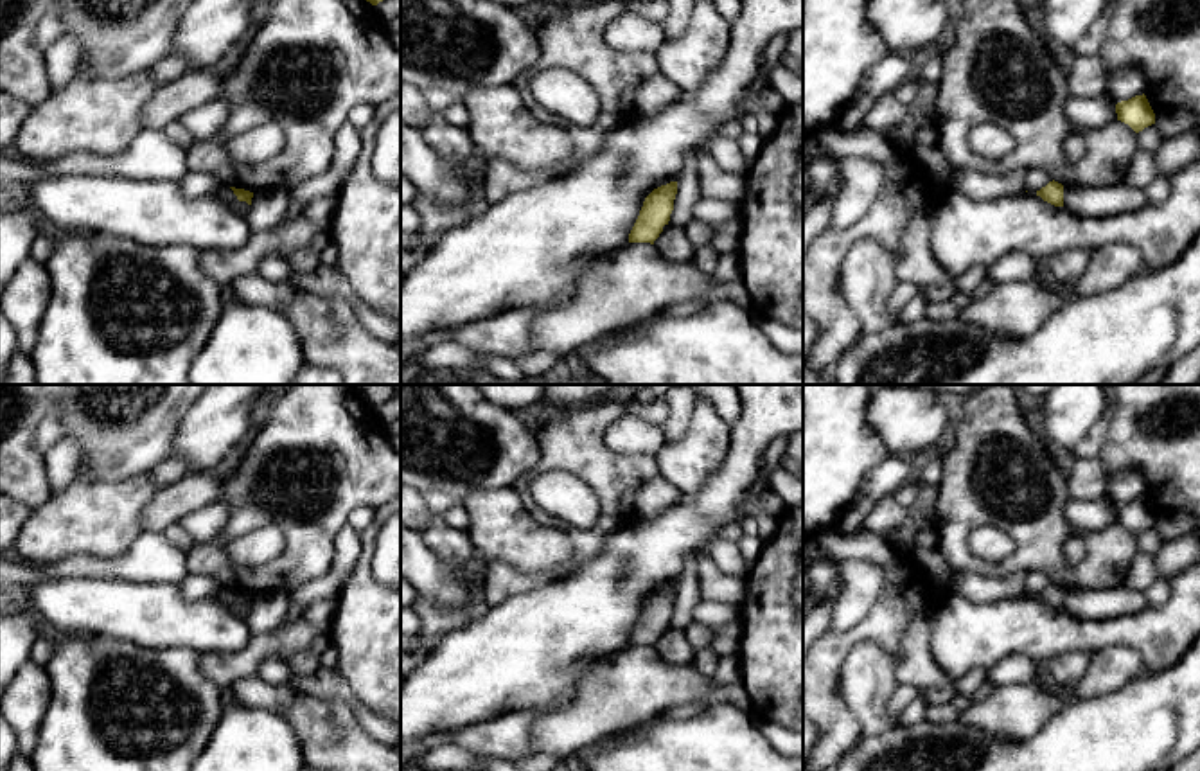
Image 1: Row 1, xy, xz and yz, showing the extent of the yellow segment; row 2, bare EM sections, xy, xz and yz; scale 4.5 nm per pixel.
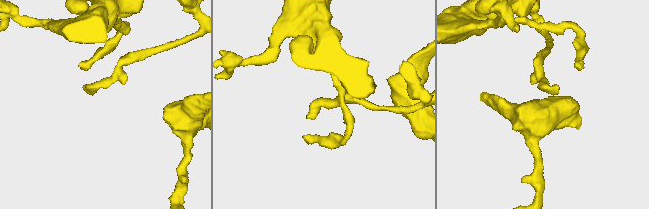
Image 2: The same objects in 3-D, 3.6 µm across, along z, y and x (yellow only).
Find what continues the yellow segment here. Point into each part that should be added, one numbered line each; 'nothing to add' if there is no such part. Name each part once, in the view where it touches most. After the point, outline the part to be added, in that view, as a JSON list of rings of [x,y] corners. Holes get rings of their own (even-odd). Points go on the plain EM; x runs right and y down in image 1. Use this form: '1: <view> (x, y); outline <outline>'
nothing to add

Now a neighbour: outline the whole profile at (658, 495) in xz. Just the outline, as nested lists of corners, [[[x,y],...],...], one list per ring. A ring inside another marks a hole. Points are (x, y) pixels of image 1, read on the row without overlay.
[[[657,476],[647,482],[634,496],[634,512],[641,518],[663,514],[666,509],[679,503],[681,491],[668,480]]]

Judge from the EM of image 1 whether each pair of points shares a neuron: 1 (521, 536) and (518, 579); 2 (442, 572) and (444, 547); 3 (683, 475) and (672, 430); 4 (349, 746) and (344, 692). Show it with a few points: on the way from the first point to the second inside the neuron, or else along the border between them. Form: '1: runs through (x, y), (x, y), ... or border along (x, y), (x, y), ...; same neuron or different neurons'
1: border along (489, 563), (511, 563), (525, 572), (559, 568); different neurons
2: border along (419, 532), (455, 563), (476, 556); different neurons
3: border along (697, 403), (687, 428), (676, 439), (667, 441); different neurons
4: border along (304, 691), (320, 698), (342, 700), (356, 716); different neurons

